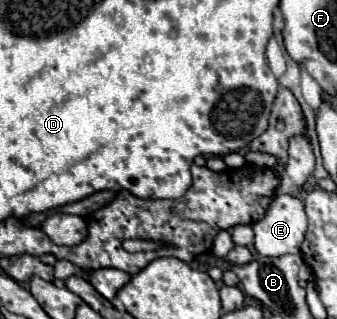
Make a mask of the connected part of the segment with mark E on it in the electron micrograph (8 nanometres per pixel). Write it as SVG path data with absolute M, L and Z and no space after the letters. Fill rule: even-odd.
M276 195L266 215L252 225L254 247L266 257L300 253L306 227L308 217L304 201L294 195Z

